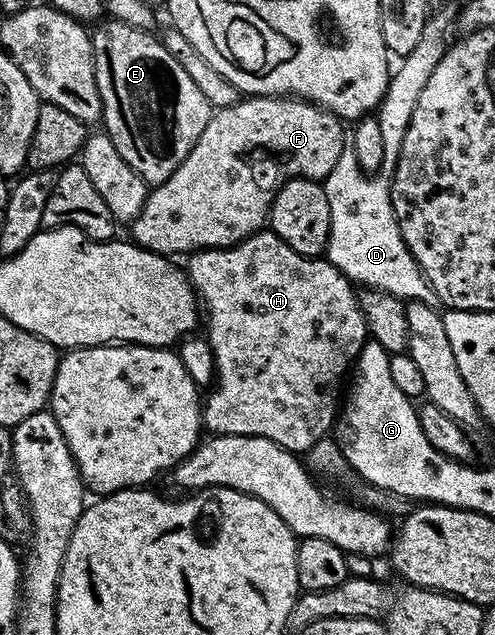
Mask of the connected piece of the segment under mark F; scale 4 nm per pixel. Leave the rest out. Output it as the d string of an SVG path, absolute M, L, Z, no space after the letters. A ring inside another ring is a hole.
M292 96L238 99L236 104L218 108L210 115L203 134L199 134L199 142L191 146L191 154L183 158L179 170L150 191L143 210L131 221L132 243L170 258L238 244L266 227L273 199L288 180L324 181L346 147L347 128L341 117L318 104Z

